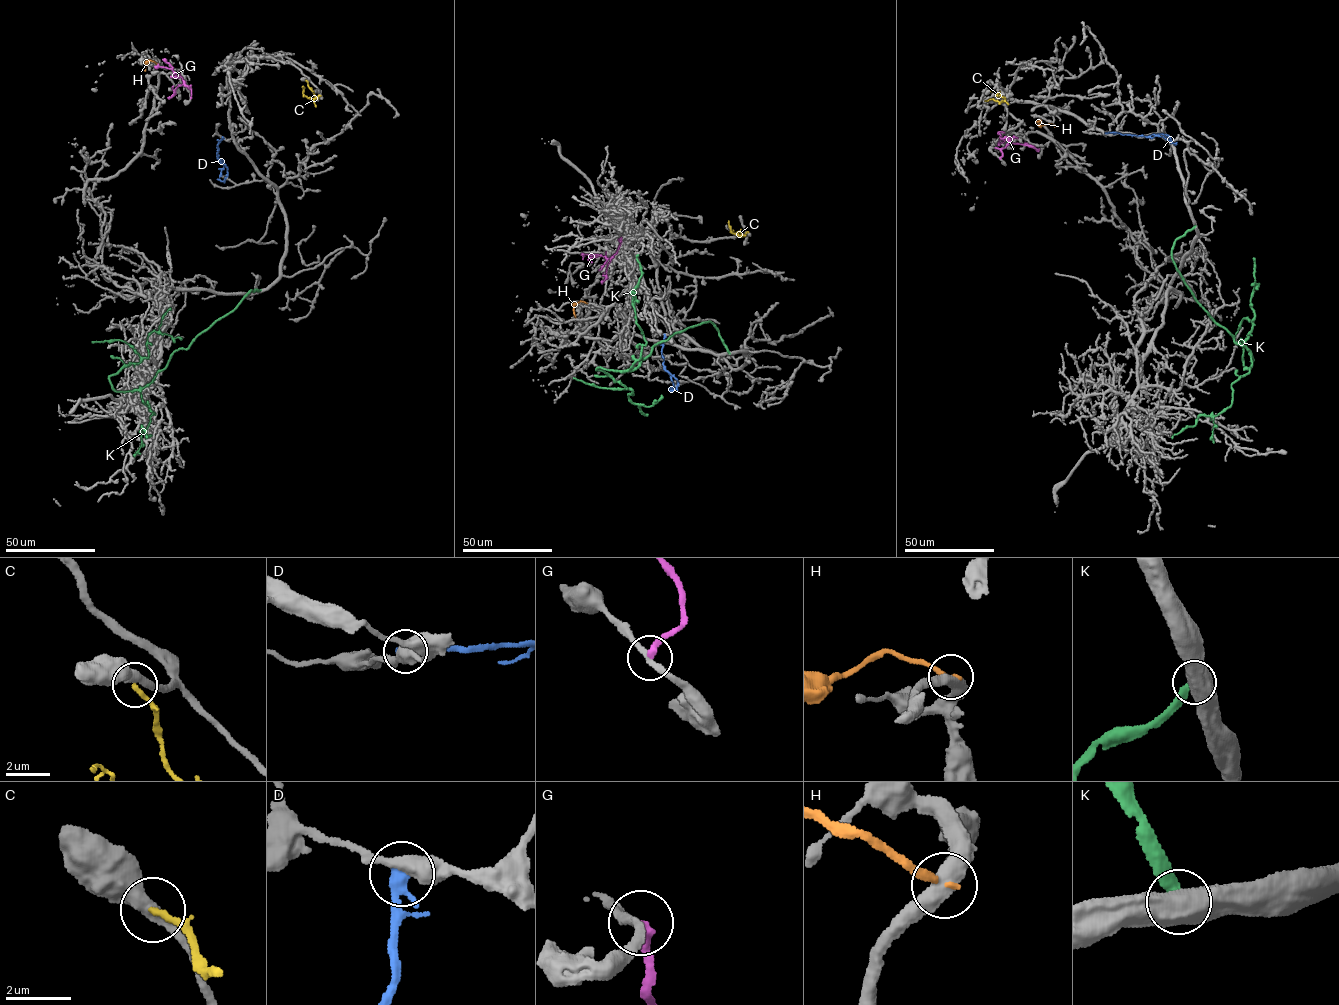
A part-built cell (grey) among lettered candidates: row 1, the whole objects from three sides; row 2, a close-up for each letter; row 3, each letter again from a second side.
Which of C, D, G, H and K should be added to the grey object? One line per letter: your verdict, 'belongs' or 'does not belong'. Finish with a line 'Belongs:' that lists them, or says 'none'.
C: does not belong
D: does not belong
G: does not belong
H: does not belong
K: does not belong
Belongs: none

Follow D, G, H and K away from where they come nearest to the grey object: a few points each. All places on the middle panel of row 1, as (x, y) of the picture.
D: (664, 335), (663, 368), (678, 383), (676, 390), (669, 390)
G: (621, 237), (617, 251), (611, 258), (583, 254), (582, 259)
H: (586, 303), (580, 301), (573, 305), (575, 317)
K: (729, 353), (717, 328), (709, 321), (660, 342), (633, 369), (597, 368), (630, 389), (629, 399), (647, 415)

